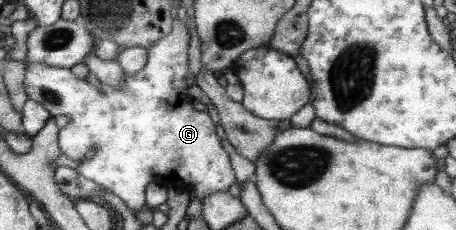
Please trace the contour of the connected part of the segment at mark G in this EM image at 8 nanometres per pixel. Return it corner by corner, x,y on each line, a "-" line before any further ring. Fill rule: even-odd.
176,18
171,34
148,49
149,62
146,67
136,74
126,73
125,86
120,89
102,85
103,93
86,80
78,78
68,68
53,67
40,62
28,63
25,67
23,86
28,98
36,100
52,117
58,114
70,117
68,126
58,133
58,148
61,154
78,162
77,172
84,178
116,194
135,212
145,208
146,186
150,182
182,185
200,201
204,201
208,194
226,192
236,182
229,155
216,134
214,121
207,110
198,111
192,107
193,102
187,93
190,86
187,80
187,75
190,74
187,54
189,39
186,24
-
90,149
94,149
96,155
86,158
85,155

